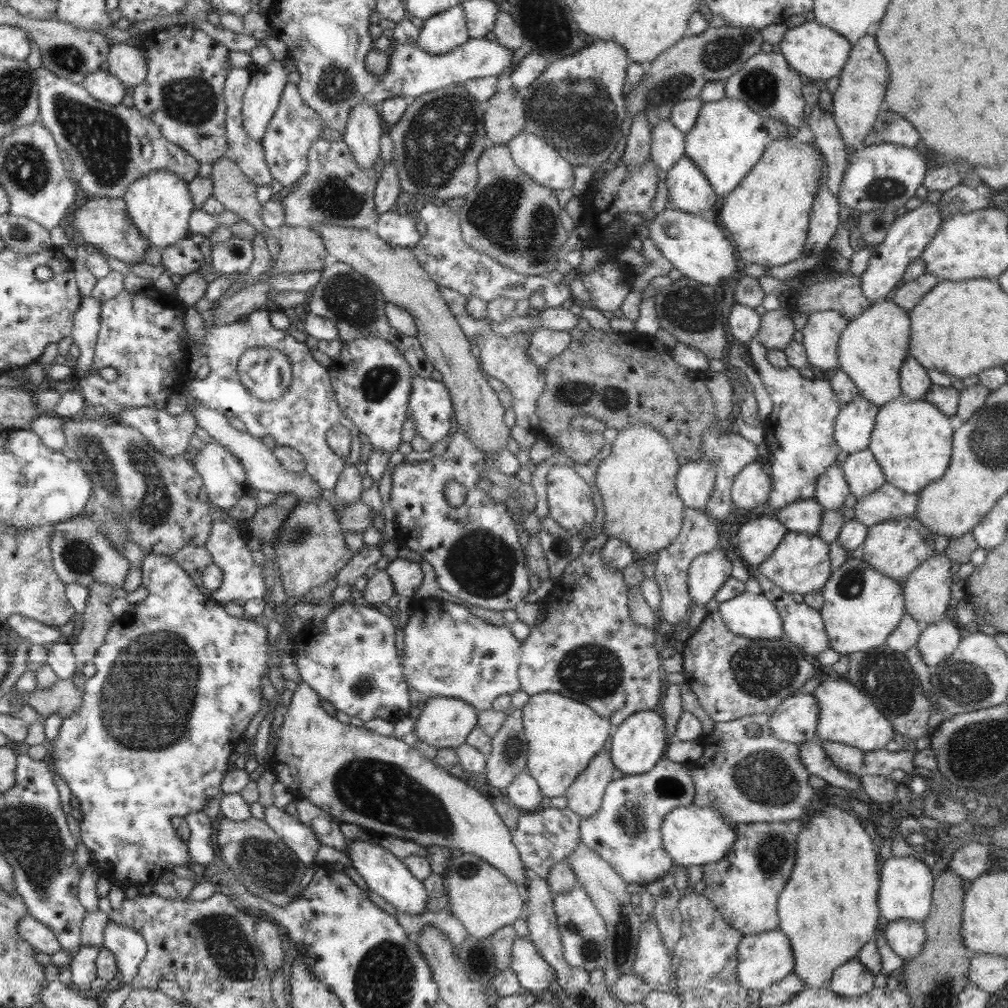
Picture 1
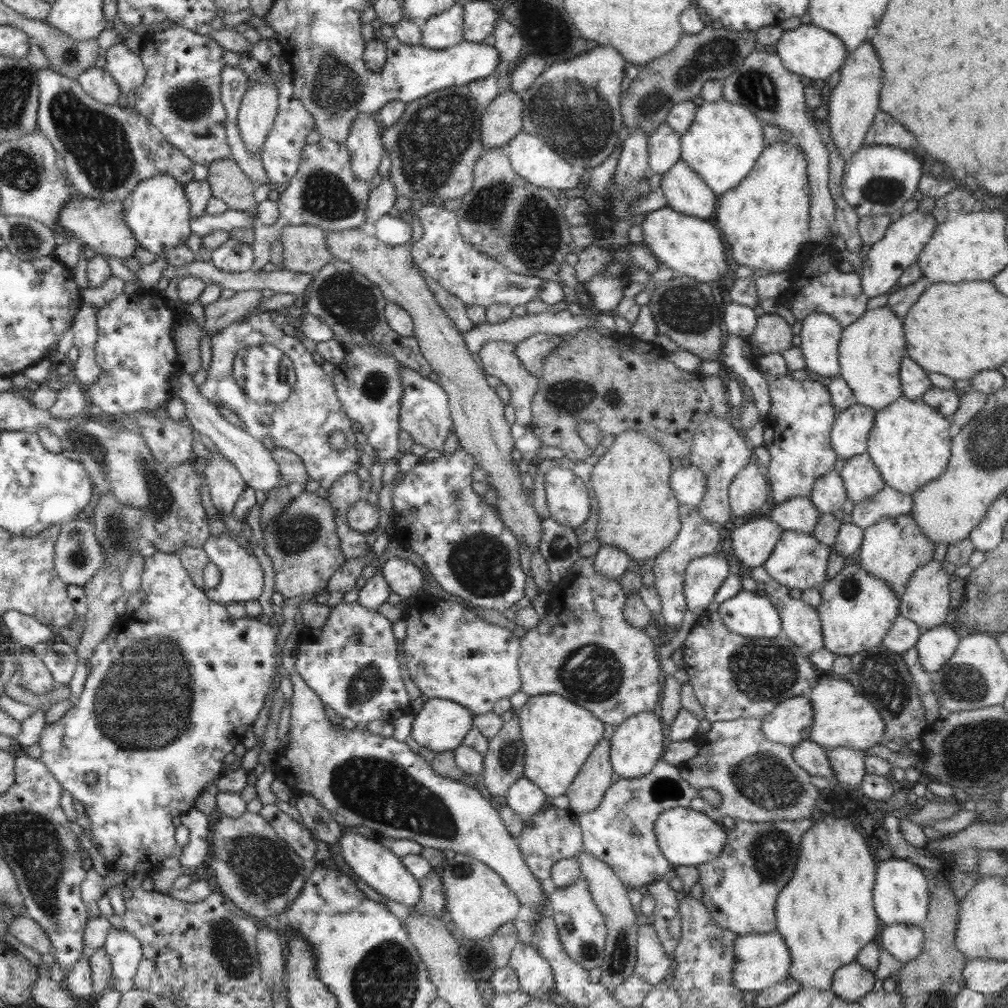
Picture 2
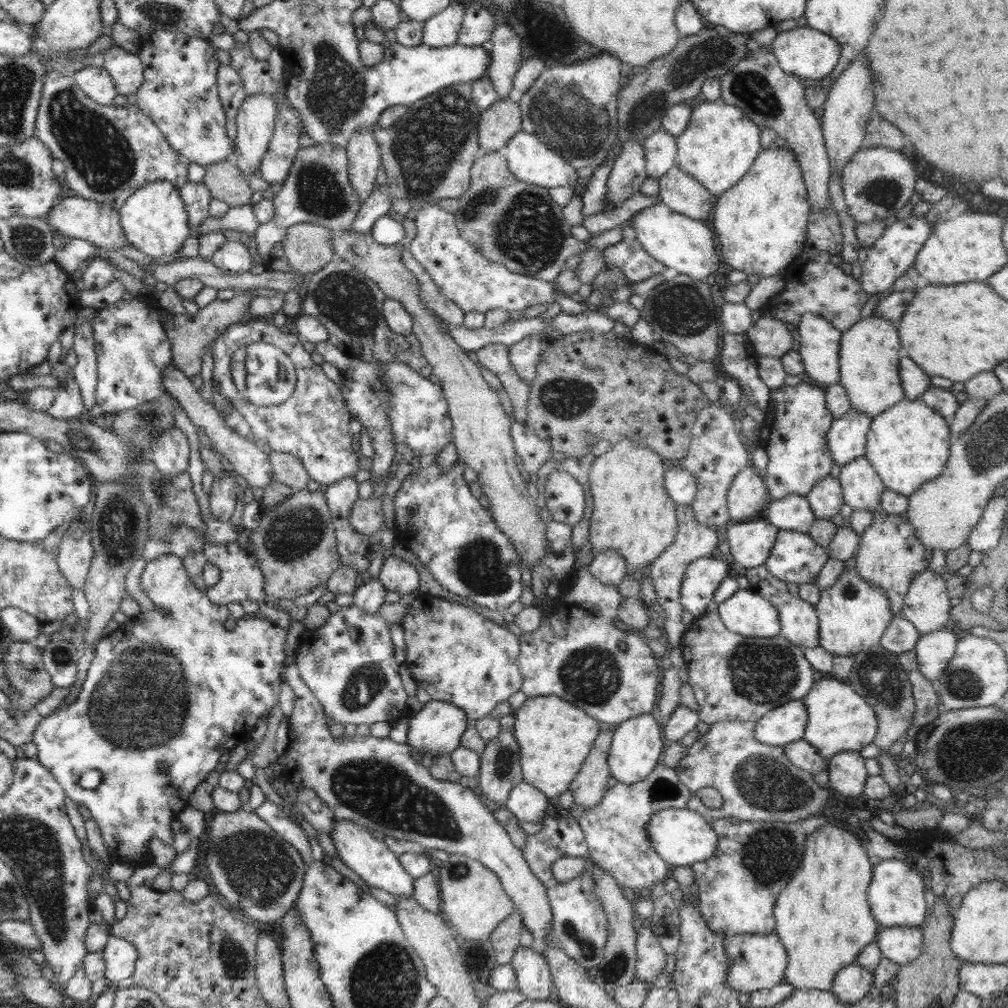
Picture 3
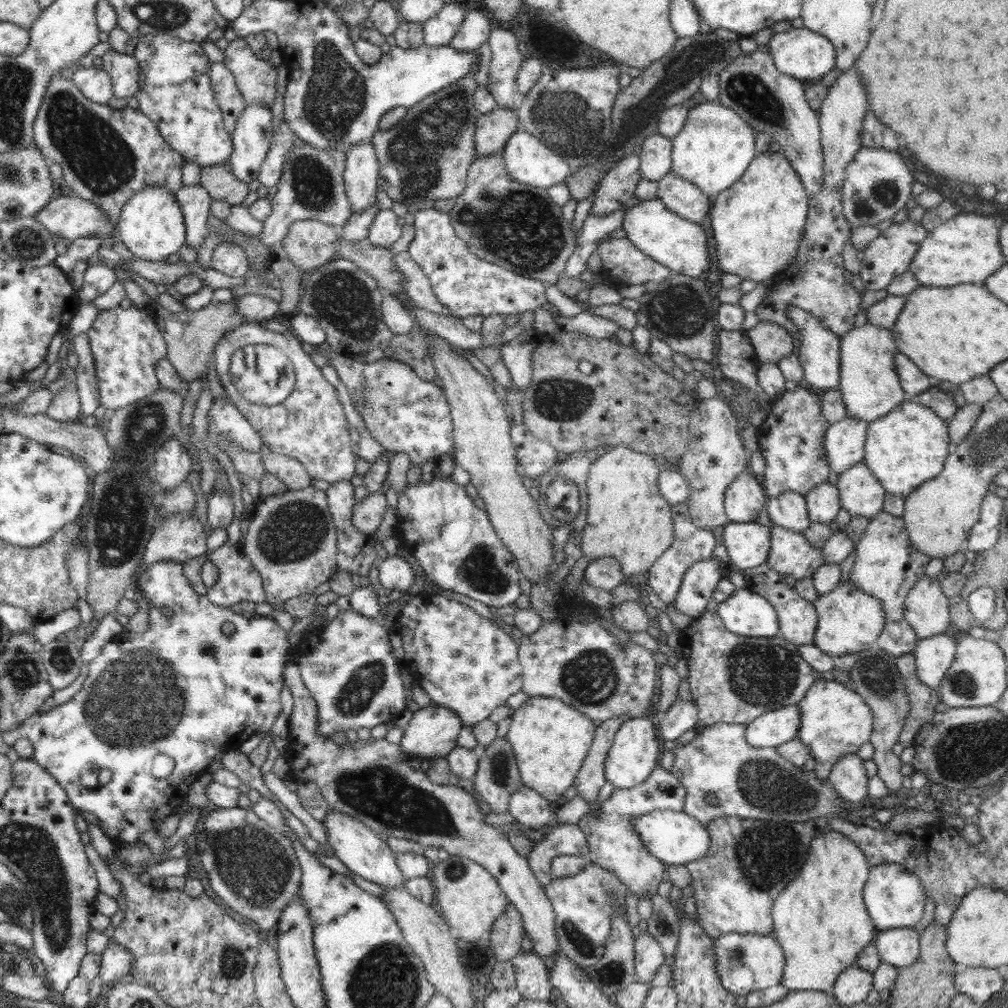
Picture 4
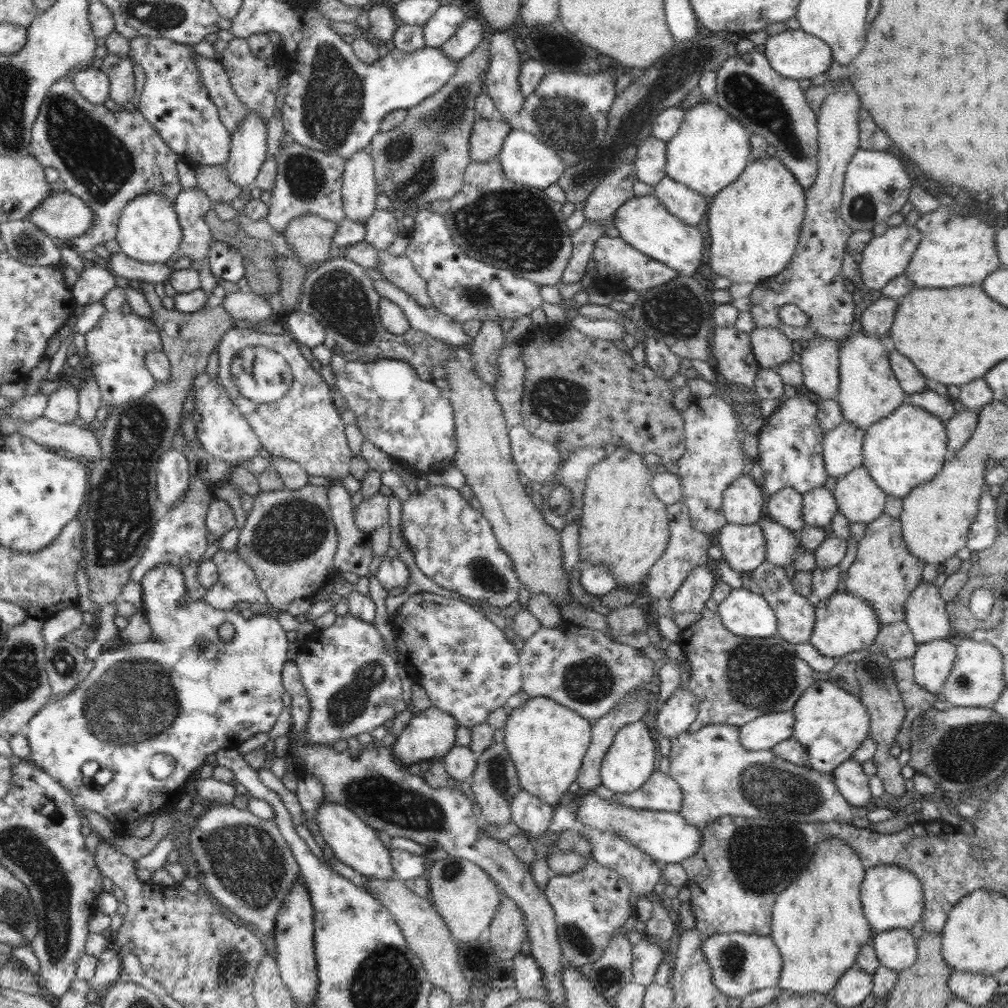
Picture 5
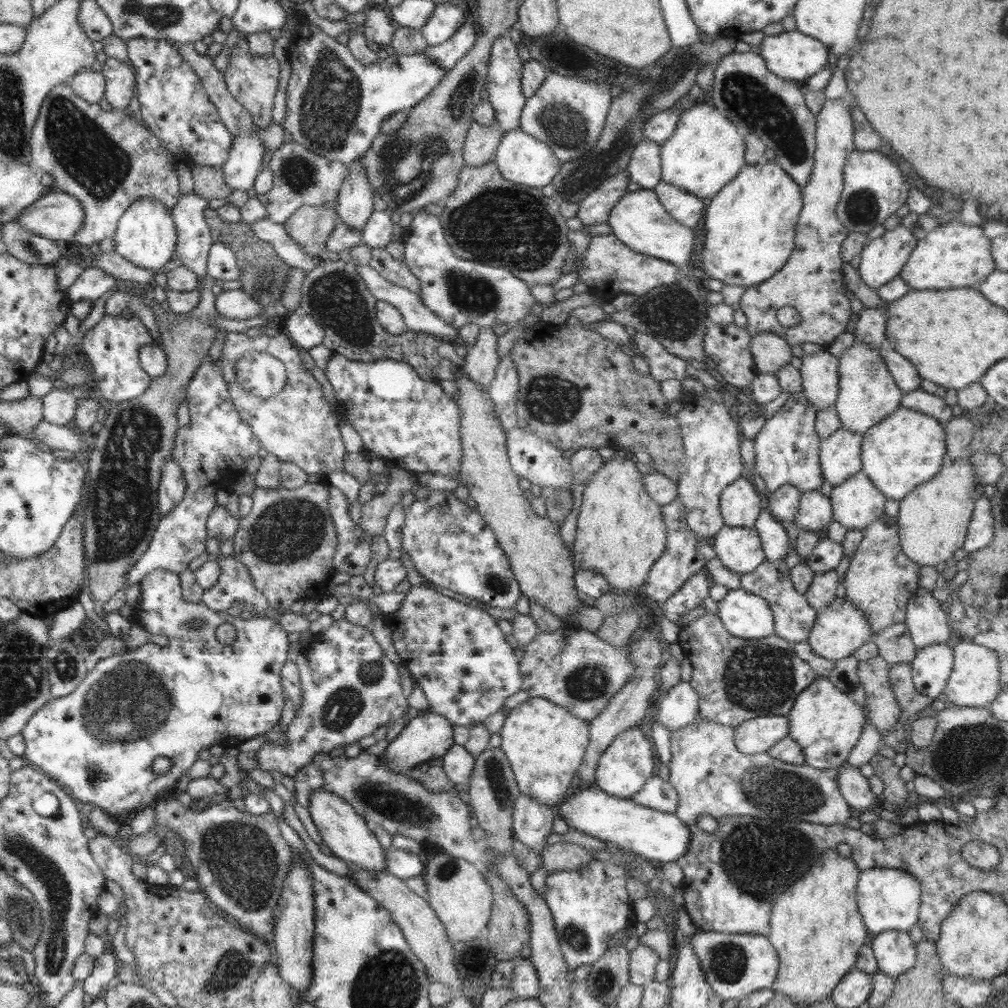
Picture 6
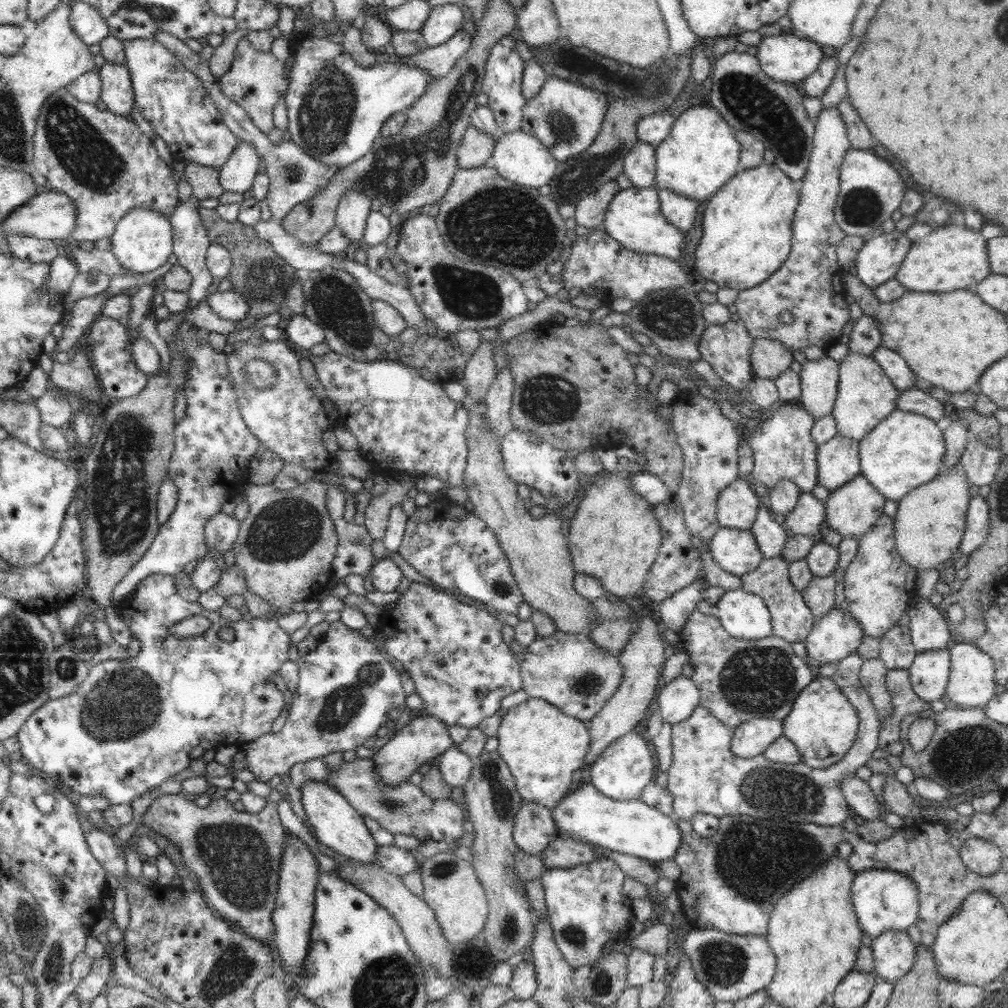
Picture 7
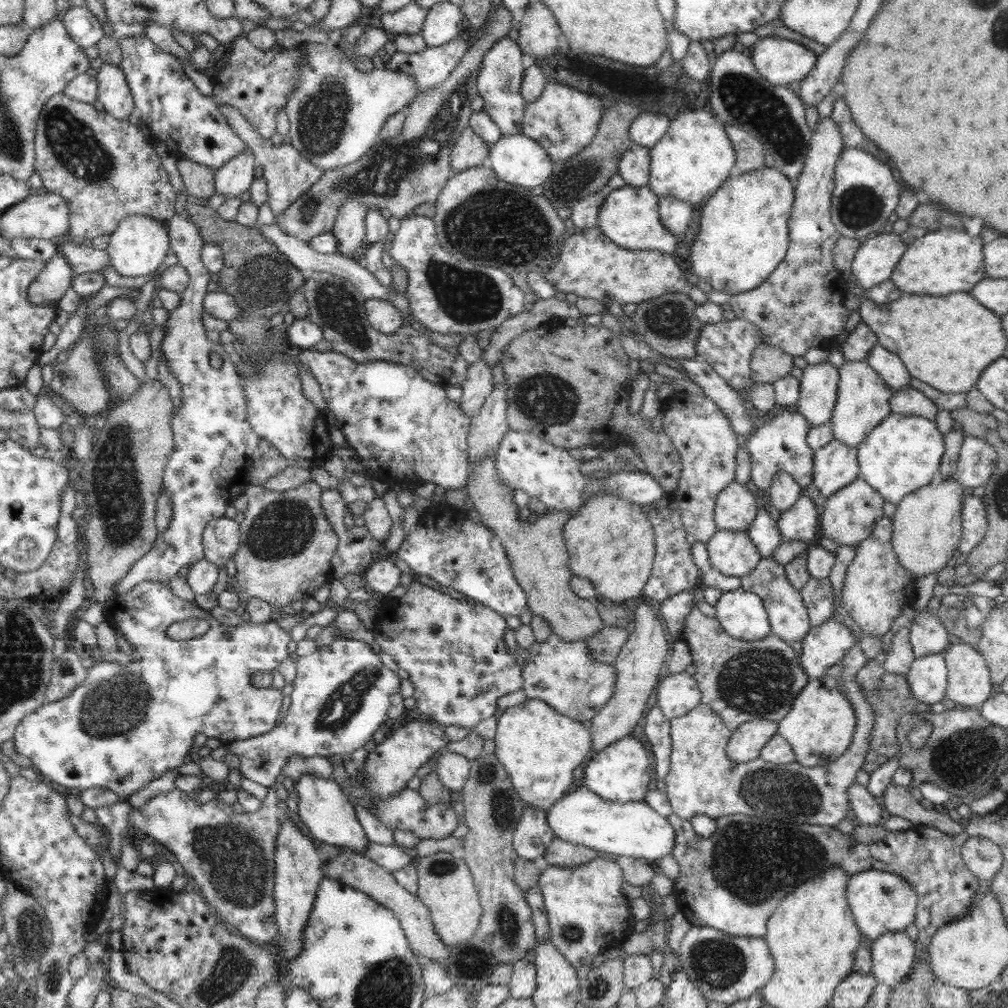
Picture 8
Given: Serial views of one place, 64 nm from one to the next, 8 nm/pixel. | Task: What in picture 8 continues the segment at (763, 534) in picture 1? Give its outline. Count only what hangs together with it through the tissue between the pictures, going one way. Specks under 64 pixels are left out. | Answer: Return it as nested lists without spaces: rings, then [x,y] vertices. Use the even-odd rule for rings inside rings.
[[[717,529],[706,548],[710,564],[726,576],[746,576],[763,558],[747,531]]]

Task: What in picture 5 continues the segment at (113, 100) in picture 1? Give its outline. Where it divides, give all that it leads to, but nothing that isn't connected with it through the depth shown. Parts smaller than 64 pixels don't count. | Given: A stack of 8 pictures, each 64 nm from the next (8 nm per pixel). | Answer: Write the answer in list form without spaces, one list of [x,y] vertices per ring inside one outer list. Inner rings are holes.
[[[88,66],[77,69],[72,73],[71,81],[80,95],[90,103],[103,105],[110,96],[110,81],[101,68]]]

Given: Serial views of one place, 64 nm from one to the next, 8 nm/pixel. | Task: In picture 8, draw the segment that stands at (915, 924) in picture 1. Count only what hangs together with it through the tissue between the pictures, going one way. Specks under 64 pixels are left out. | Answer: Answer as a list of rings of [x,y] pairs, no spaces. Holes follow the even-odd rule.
[[[888,931],[868,943],[876,982],[895,987],[914,966],[916,949],[906,931]]]

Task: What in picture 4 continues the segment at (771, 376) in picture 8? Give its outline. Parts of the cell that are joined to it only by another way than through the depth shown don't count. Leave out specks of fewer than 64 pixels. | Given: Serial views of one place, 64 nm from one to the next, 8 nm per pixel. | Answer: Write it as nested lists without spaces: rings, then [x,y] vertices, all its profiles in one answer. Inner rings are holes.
[[[760,321],[746,332],[759,362],[775,362],[790,356],[794,348],[794,335],[783,326]]]

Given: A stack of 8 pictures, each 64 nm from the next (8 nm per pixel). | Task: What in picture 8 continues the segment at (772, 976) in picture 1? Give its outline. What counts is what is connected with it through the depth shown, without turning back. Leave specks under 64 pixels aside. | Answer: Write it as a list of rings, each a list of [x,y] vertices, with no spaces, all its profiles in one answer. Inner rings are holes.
[[[706,926],[690,927],[682,939],[679,956],[679,969],[702,990],[702,996],[729,1006],[759,994],[774,974],[774,957],[763,937],[732,936]]]

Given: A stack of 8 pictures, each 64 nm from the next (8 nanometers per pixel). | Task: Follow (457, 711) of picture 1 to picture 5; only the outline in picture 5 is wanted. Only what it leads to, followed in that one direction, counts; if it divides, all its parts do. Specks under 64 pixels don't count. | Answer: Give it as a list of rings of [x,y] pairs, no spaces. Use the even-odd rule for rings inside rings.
[[[430,707],[423,711],[416,710],[414,716],[408,722],[408,726],[398,736],[397,742],[392,744],[392,755],[396,757],[396,763],[406,767],[412,763],[420,763],[428,758],[443,757],[456,743],[456,731],[458,722],[452,715]]]

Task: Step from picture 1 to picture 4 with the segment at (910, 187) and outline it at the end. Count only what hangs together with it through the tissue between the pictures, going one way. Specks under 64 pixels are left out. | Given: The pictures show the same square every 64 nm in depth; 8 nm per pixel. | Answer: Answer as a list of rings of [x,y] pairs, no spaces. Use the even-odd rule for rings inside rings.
[[[862,147],[846,165],[845,180],[841,187],[843,215],[851,228],[880,224],[906,206],[912,197],[914,184],[910,168],[896,151]]]

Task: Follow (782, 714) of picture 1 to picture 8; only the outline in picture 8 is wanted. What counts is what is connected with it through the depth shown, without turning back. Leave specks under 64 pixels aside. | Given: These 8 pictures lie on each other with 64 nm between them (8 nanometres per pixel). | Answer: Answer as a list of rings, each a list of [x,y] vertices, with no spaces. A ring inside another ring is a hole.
[[[750,720],[733,732],[726,746],[728,757],[738,762],[748,762],[760,756],[761,748],[778,733],[777,722]]]

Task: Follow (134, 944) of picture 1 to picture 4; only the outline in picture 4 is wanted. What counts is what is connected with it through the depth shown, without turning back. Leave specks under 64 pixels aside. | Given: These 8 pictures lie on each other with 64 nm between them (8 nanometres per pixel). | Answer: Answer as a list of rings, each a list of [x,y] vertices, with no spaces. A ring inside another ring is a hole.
[[[110,939],[108,946],[101,954],[100,974],[98,976],[105,986],[121,982],[129,974],[135,956],[126,950],[126,947]]]

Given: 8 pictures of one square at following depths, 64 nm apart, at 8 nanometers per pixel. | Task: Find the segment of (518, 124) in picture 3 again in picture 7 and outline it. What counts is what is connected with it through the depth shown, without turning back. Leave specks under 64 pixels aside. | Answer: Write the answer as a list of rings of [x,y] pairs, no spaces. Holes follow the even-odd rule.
[[[470,125],[457,151],[460,169],[479,168],[489,165],[497,140]]]

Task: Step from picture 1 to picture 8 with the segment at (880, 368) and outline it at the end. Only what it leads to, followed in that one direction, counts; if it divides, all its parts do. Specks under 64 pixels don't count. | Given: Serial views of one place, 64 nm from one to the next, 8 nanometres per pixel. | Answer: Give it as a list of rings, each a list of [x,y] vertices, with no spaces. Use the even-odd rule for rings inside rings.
[[[866,360],[844,361],[839,367],[837,399],[833,408],[831,424],[834,439],[848,447],[857,447],[868,433],[880,424],[890,413],[890,399],[894,390],[882,379]]]

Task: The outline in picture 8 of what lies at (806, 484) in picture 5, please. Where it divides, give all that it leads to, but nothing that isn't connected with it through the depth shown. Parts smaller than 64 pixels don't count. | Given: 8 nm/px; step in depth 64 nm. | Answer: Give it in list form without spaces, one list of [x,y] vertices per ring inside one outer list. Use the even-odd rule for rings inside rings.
[[[785,408],[780,414],[765,417],[757,422],[754,434],[748,438],[747,449],[751,456],[751,479],[758,488],[768,490],[774,474],[788,472],[801,488],[812,484],[814,450],[806,443],[810,421],[794,408]]]

